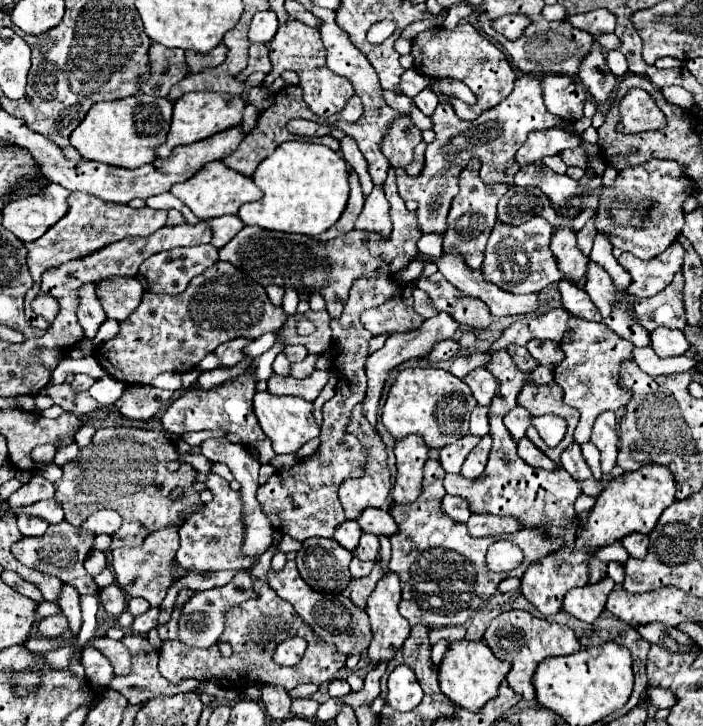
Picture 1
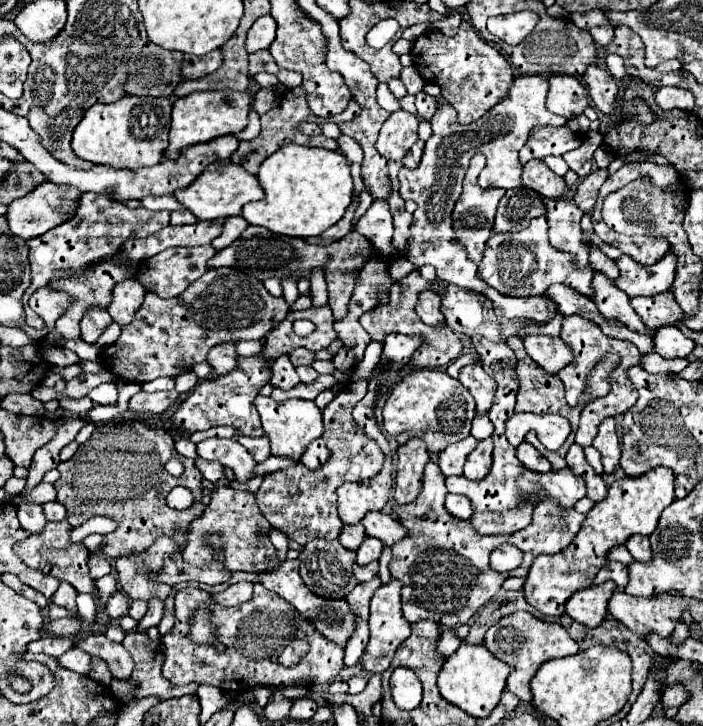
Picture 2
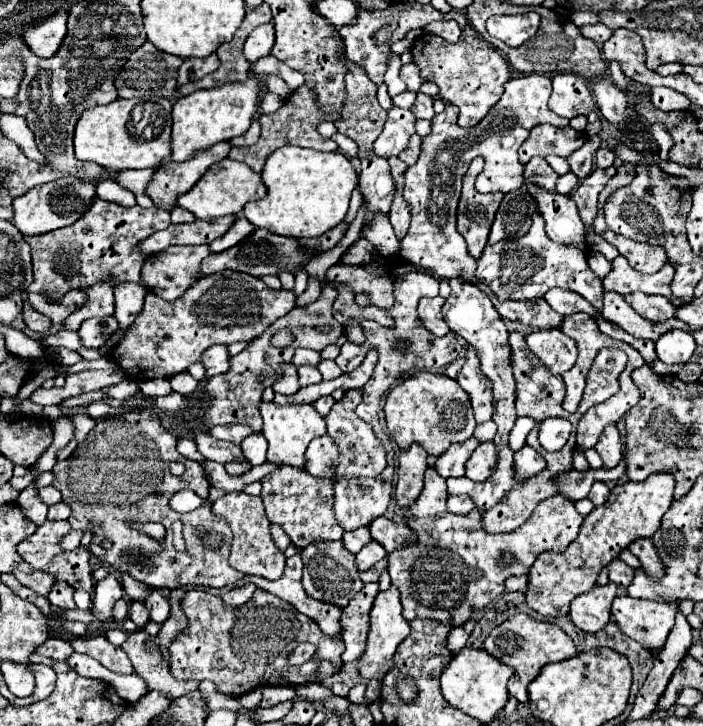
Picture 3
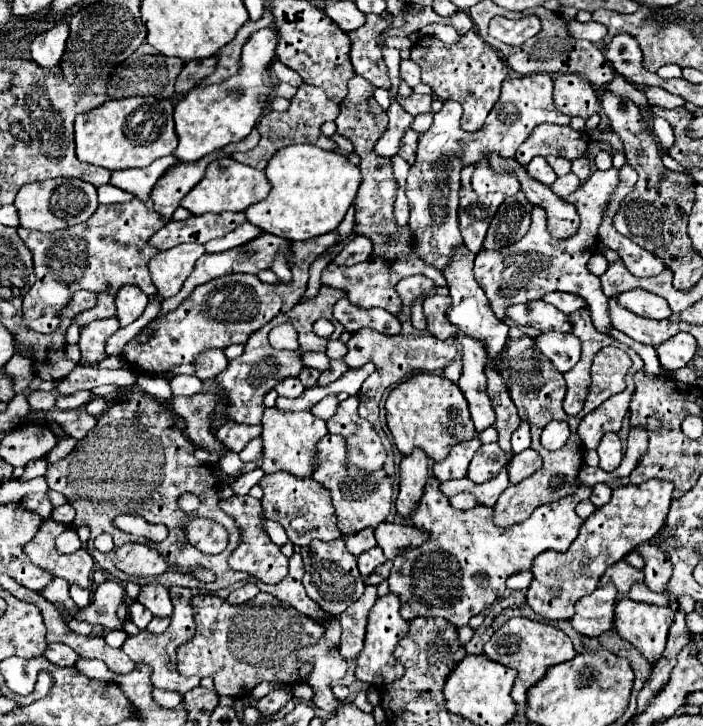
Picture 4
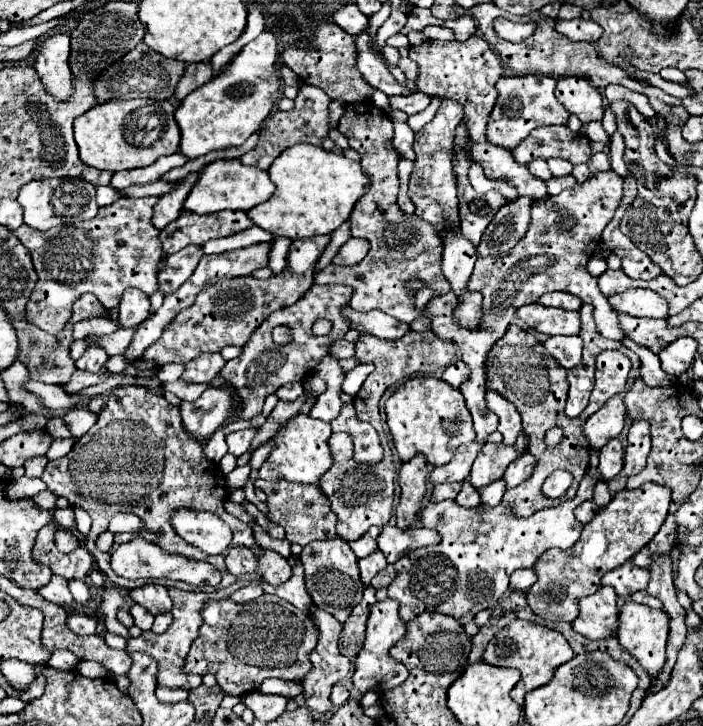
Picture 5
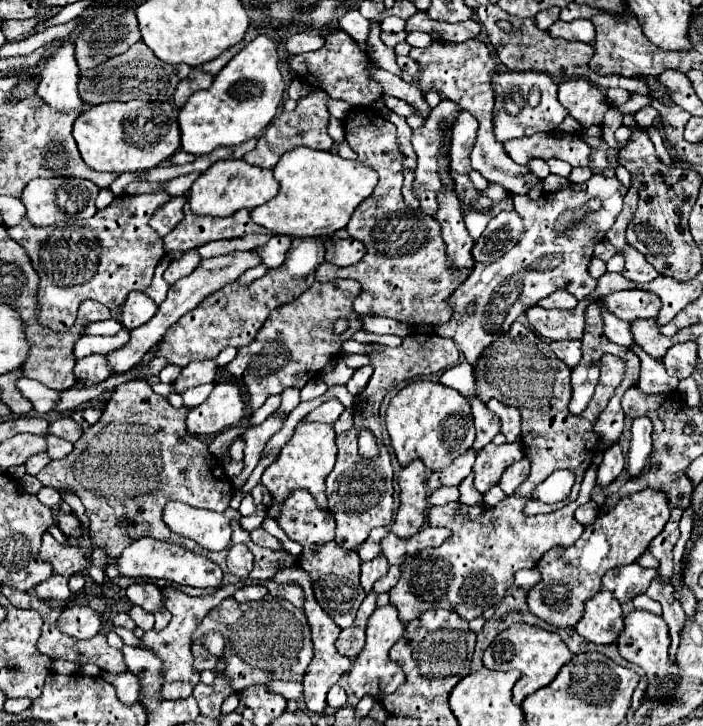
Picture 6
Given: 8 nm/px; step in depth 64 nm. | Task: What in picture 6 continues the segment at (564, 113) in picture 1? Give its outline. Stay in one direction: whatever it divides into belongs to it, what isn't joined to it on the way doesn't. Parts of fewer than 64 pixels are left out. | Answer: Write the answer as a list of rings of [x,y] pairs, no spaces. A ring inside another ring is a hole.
[[[566,80],[558,86],[558,102],[568,110],[568,114],[586,126],[602,126],[608,102],[602,88],[590,84],[588,80]]]

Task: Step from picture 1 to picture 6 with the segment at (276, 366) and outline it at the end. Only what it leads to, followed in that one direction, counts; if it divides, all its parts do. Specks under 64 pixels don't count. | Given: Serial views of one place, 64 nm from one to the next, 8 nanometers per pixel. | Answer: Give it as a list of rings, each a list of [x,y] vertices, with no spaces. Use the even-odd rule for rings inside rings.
[[[288,390],[288,392],[282,394],[282,404],[278,406],[276,412],[288,416],[298,404],[300,404],[300,392],[298,392],[298,390]]]

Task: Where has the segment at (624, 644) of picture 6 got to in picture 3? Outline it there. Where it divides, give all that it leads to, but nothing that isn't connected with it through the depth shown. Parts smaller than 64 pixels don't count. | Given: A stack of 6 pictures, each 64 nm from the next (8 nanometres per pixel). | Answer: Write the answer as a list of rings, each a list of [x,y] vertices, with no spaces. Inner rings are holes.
[[[618,596],[612,602],[612,620],[632,640],[640,642],[650,652],[660,652],[668,632],[672,630],[678,604],[652,600],[636,600]]]

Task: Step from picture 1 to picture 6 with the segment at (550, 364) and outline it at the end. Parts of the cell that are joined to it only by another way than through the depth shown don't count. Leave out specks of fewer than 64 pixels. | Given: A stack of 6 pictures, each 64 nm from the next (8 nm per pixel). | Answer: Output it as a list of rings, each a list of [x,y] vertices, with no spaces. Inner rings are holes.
[[[562,340],[562,342],[550,342],[552,352],[568,366],[576,366],[582,358],[582,350],[580,350],[580,342],[578,340]]]

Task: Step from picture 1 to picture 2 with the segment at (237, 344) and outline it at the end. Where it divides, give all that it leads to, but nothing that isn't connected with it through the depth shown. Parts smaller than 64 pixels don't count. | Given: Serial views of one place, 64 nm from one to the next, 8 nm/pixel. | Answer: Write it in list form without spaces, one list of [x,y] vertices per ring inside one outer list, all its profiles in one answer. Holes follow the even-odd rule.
[[[218,344],[208,352],[206,360],[212,366],[212,374],[228,374],[236,368],[236,356],[234,344]]]

